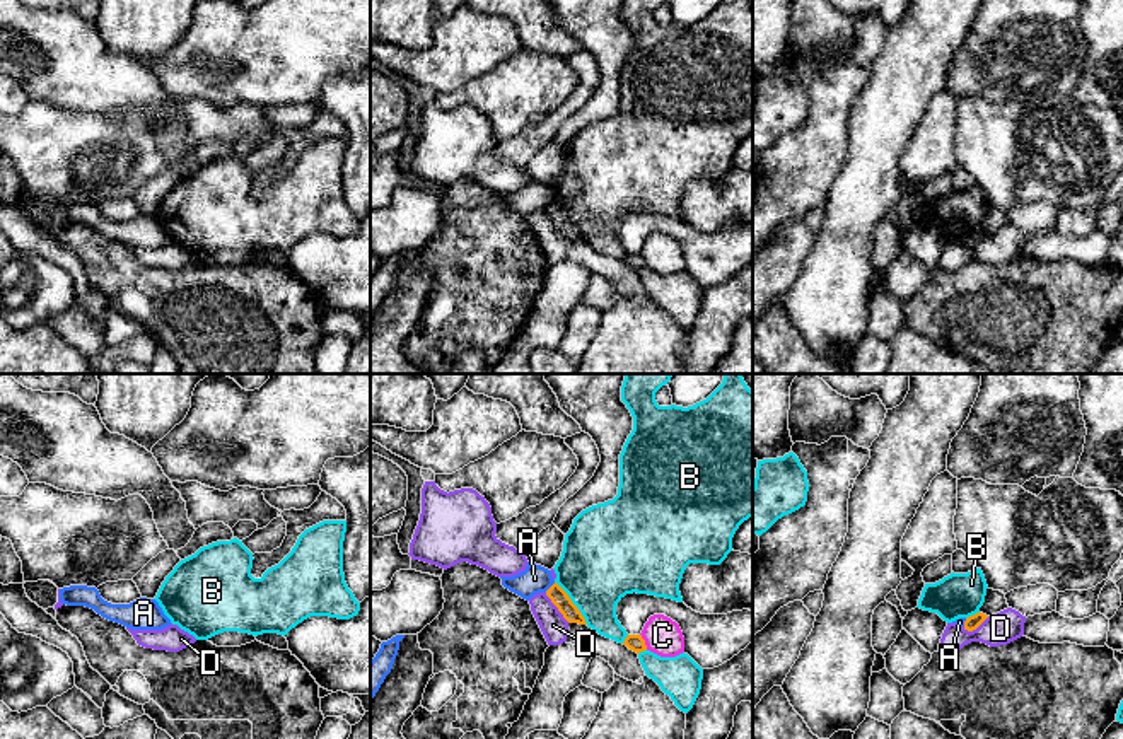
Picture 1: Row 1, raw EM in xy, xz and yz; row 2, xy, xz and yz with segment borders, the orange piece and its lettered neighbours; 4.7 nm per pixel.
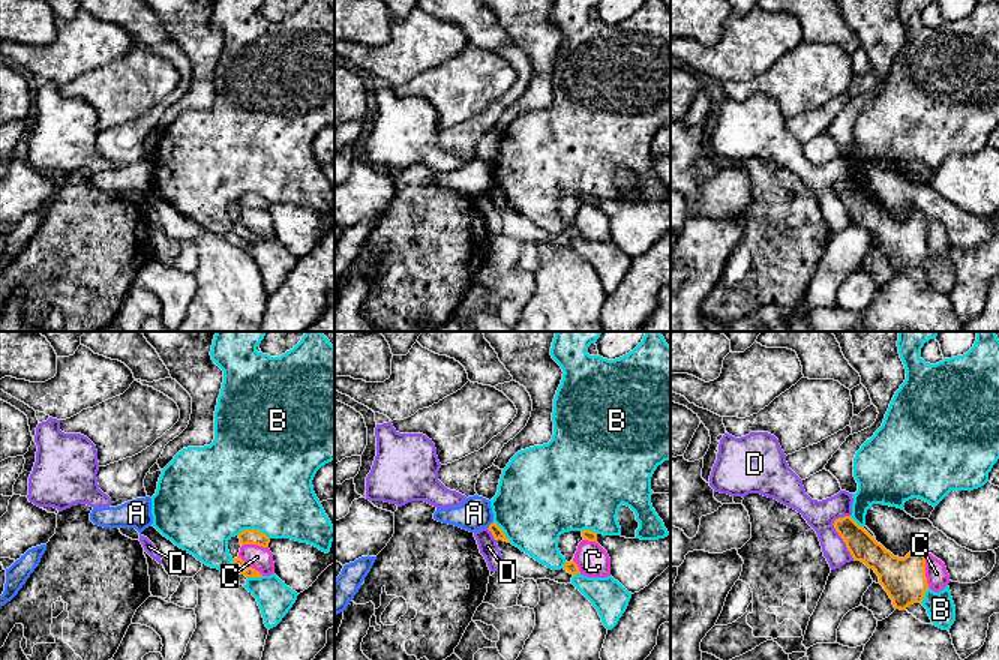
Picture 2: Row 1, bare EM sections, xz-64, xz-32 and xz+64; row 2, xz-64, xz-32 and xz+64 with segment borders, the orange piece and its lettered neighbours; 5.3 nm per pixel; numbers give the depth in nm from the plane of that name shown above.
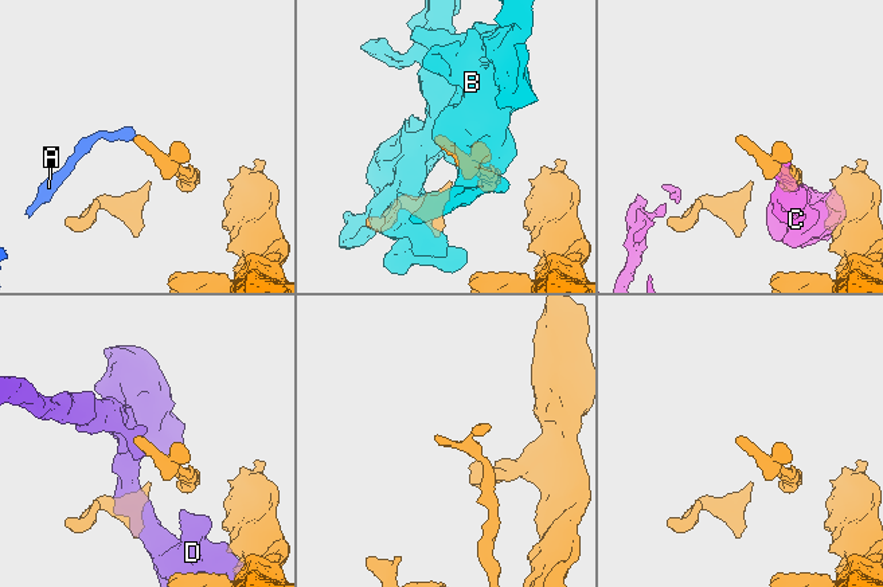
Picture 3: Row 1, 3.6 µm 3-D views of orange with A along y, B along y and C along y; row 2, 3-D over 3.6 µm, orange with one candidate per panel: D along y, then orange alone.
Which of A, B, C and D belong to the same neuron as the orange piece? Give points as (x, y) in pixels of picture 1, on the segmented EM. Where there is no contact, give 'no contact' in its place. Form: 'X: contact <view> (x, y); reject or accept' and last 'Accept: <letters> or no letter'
A: contact xz (552, 586); reject
B: contact xz (572, 603); reject
C: contact xz (644, 642); reject
D: contact xz (557, 606); reject
Accept: no letter

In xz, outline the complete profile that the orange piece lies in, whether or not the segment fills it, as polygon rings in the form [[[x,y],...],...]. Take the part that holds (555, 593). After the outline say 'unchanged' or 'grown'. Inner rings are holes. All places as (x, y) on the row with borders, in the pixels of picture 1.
[[[556,582],[546,591],[546,596],[551,599],[551,602],[558,608],[558,611],[568,623],[587,625],[579,608]]]; unchanged

